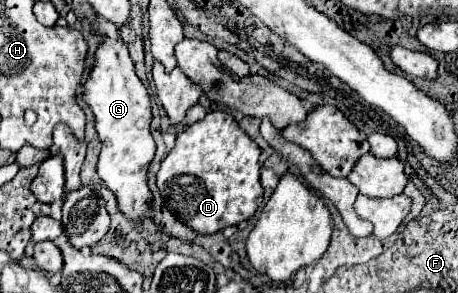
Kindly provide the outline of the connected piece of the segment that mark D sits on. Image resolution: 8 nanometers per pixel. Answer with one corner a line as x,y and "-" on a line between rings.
222,110
208,112
202,120
192,124
188,130
180,132
176,146
162,160
160,172
156,174
158,190
164,198
164,206
186,226
198,234
214,234
226,226
238,226
240,222
250,220
258,206
262,204
262,186
260,186
260,148
246,132
240,130
236,120

